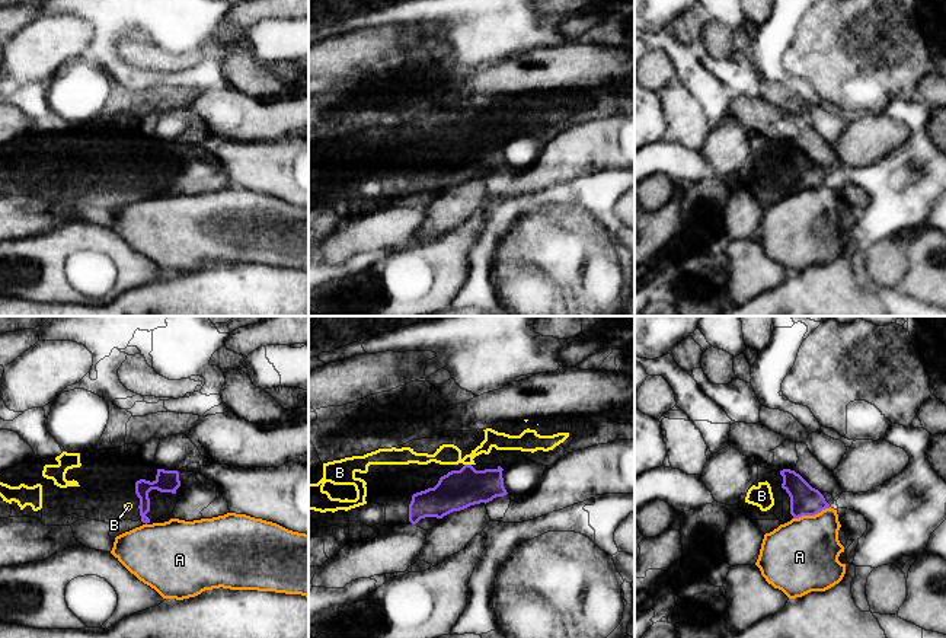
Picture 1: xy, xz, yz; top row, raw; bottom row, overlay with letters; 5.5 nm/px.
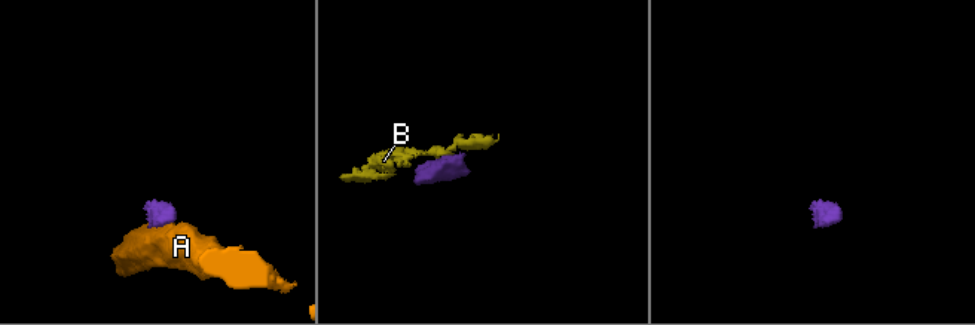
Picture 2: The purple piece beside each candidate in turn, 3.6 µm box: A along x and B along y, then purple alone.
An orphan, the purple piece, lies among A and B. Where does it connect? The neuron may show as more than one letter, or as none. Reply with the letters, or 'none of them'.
B

